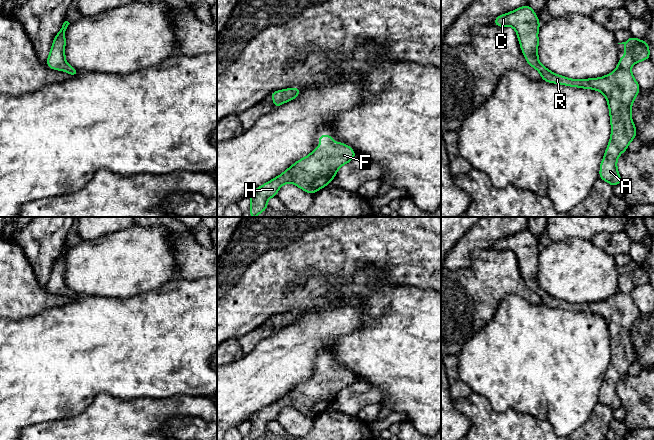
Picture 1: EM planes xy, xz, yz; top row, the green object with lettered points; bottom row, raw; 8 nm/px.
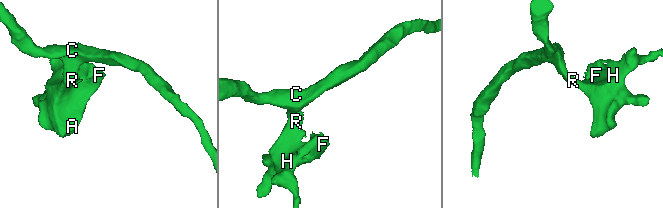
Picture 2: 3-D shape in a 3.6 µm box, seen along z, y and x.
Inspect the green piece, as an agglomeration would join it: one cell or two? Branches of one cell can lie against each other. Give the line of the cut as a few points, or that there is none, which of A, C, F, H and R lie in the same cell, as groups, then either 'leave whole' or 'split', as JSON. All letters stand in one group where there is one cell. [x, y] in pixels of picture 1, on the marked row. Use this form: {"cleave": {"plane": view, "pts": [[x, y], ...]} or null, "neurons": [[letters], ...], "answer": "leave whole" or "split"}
{"cleave": null, "neurons": [["A", "C", "F", "H", "R"]], "answer": "leave whole"}

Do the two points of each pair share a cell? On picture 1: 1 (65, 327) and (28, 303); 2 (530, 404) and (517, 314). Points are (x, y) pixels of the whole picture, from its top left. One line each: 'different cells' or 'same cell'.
1: different cells
2: same cell

